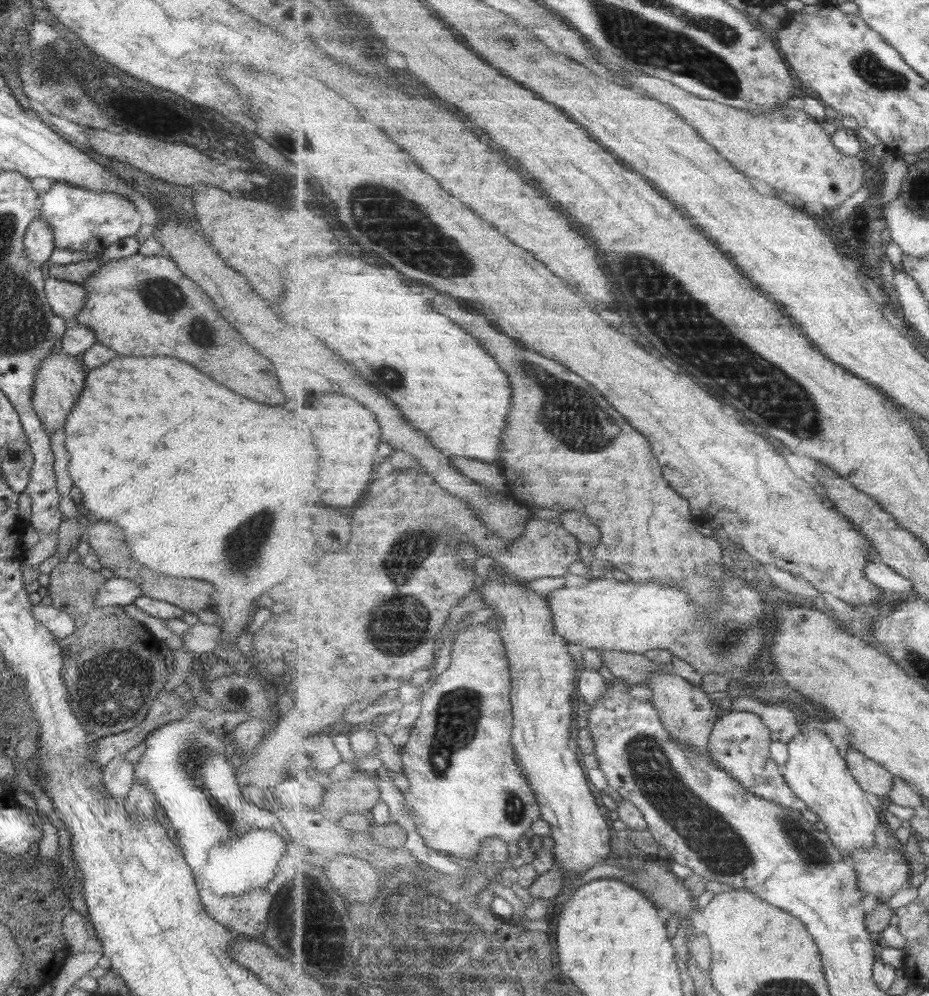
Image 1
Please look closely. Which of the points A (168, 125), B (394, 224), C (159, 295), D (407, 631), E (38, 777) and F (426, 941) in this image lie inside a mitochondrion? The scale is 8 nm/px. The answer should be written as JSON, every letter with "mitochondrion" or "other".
{"A":"other","B":"mitochondrion","C":"mitochondrion","D":"mitochondrion","E":"other","F":"mitochondrion"}

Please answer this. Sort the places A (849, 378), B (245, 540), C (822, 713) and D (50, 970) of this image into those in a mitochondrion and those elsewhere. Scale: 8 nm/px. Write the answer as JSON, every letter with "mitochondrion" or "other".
{"A":"other","B":"mitochondrion","C":"other","D":"other"}

